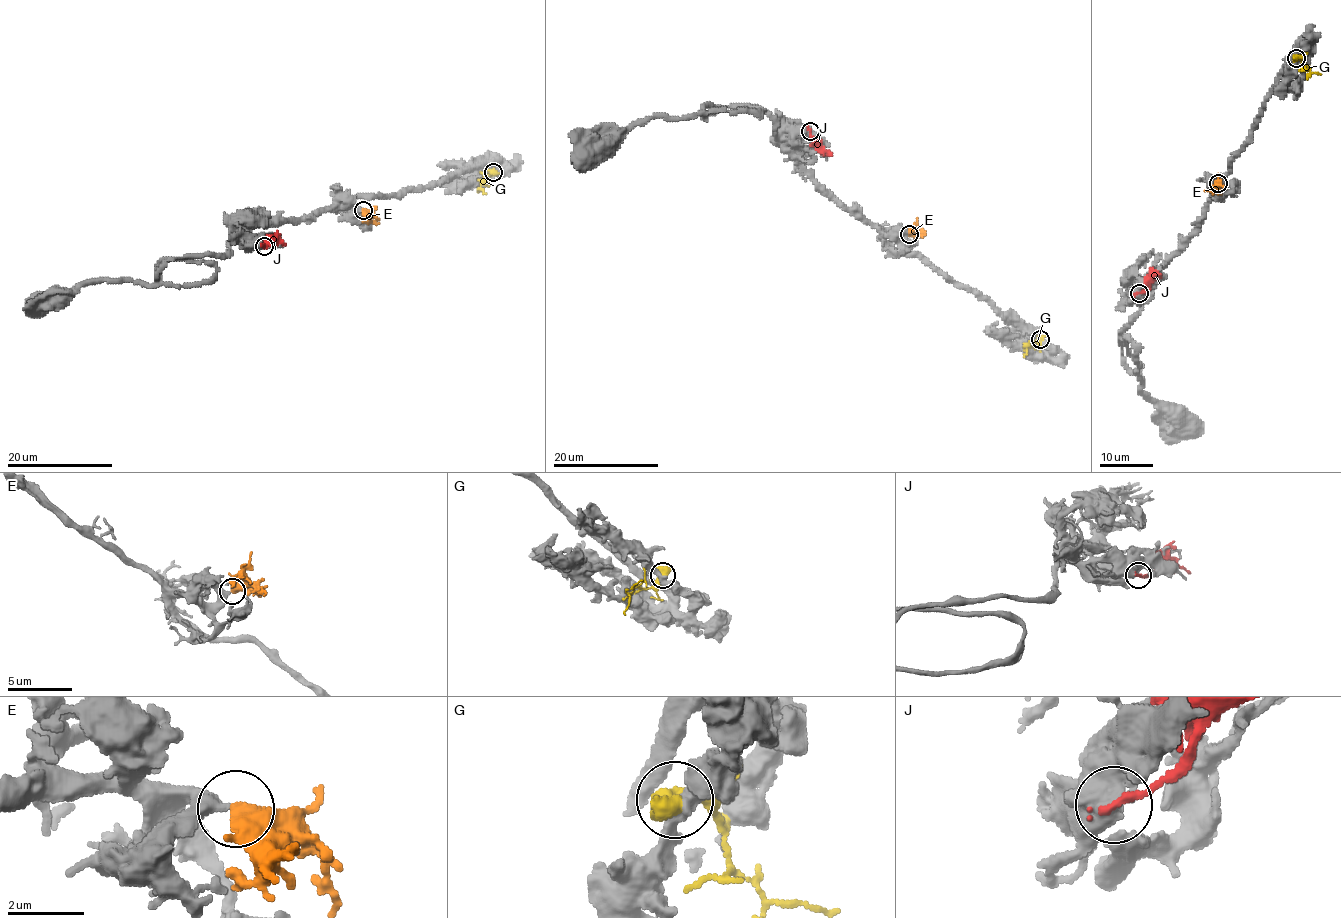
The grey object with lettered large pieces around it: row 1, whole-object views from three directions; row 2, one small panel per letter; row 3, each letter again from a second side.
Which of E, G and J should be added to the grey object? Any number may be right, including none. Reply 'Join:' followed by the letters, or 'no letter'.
Join: E

